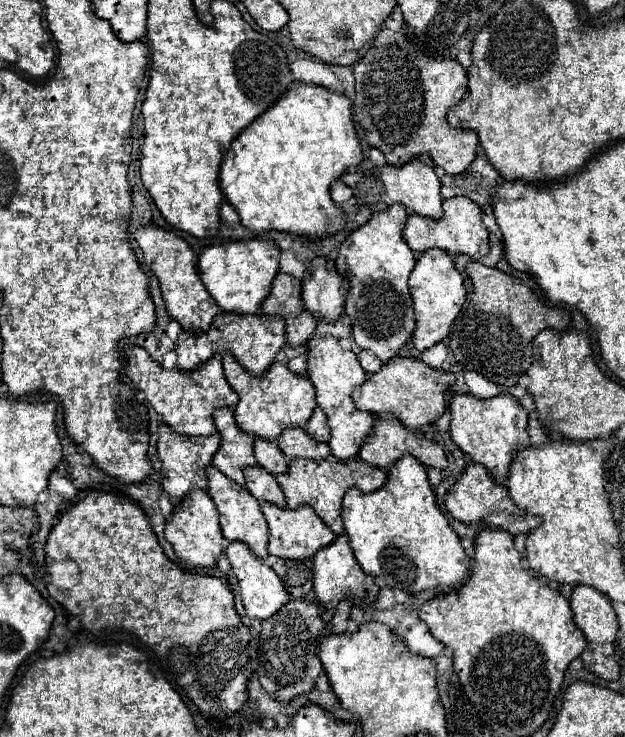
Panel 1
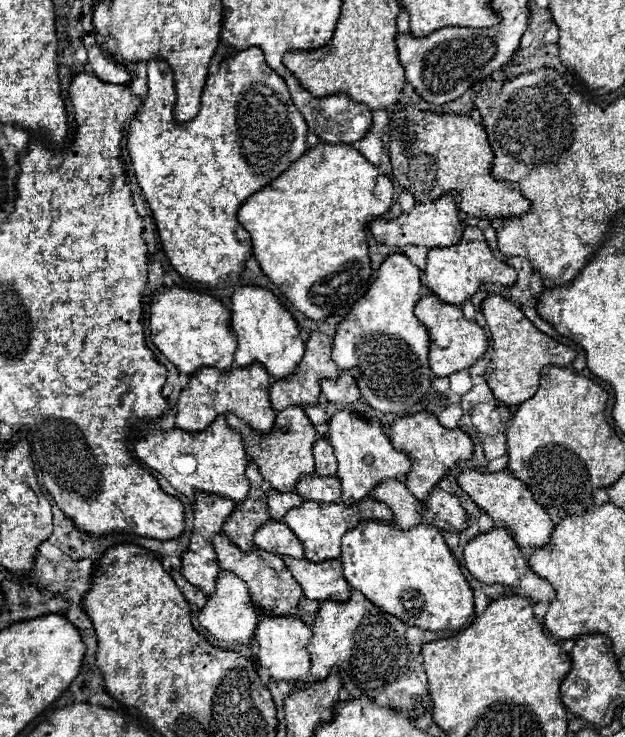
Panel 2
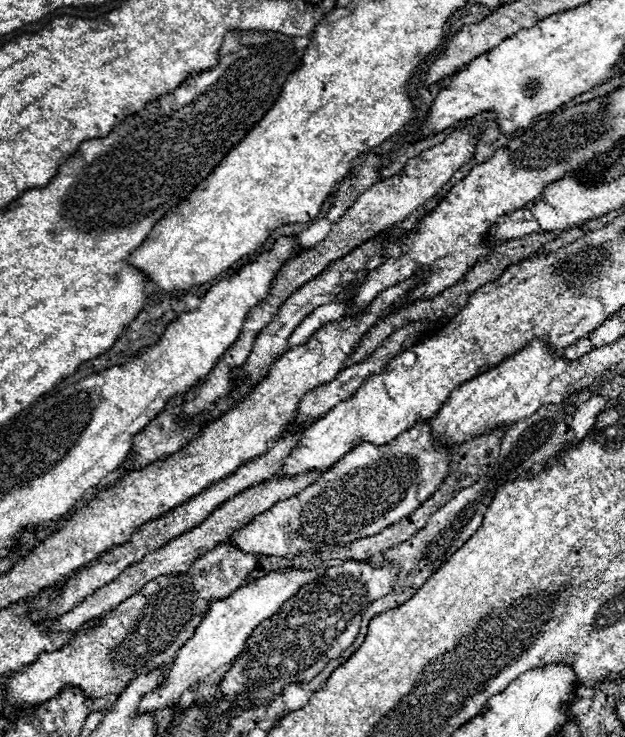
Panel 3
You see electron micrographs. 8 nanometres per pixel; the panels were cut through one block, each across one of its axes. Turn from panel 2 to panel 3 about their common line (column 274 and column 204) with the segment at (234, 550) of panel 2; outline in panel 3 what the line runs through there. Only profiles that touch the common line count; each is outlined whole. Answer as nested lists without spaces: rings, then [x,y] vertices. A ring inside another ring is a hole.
[[[222,542],[218,548],[202,554],[186,574],[168,574],[166,578],[150,580],[134,598],[126,598],[110,614],[104,614],[96,626],[78,630],[62,650],[40,654],[30,666],[8,674],[2,710],[16,712],[16,708],[34,708],[58,696],[66,686],[82,690],[90,700],[118,696],[138,674],[172,664],[182,644],[194,636],[210,604],[228,598],[240,588],[248,572],[256,570],[258,560],[258,556]]]

